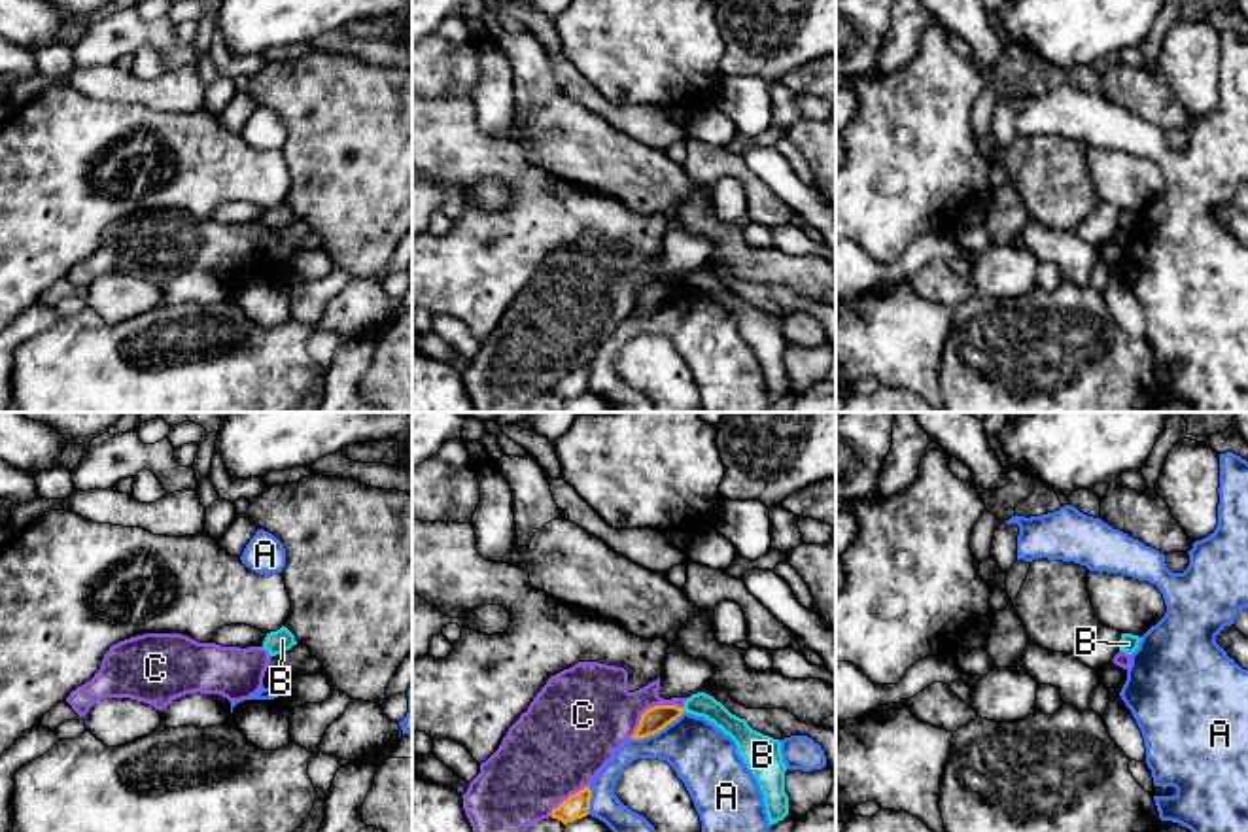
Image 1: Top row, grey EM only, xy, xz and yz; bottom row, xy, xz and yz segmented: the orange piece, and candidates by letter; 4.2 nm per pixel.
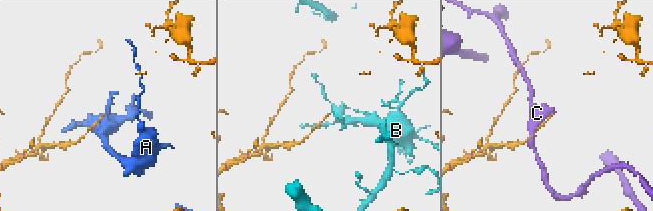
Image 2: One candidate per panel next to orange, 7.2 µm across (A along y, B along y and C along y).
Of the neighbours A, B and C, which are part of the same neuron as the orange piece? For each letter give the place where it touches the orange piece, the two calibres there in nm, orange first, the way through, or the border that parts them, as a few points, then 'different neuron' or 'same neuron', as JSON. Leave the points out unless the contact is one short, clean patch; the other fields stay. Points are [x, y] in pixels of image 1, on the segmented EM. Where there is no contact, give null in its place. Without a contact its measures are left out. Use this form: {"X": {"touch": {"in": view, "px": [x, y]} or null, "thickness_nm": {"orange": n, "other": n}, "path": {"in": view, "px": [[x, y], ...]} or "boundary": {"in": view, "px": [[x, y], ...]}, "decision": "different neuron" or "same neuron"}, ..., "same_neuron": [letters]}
{"A": {"touch": {"in": "xz", "px": [657, 732]}, "thickness_nm": {"orange": 110, "other": 280}, "decision": "different neuron"}, "B": {"touch": {"in": "xz", "px": [683, 710]}, "thickness_nm": {"orange": 110, "other": 100}, "boundary": {"in": "xz", "px": [[681, 708], [685, 711]]}, "decision": "different neuron"}, "C": {"touch": {"in": "xz", "px": [651, 708]}, "thickness_nm": {"orange": 110, "other": 360}, "decision": "different neuron"}, "same_neuron": []}

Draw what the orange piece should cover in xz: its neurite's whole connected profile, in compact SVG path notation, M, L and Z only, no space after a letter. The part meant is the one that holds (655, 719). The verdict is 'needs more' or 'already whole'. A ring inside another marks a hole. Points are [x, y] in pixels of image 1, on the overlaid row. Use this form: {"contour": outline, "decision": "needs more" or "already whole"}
{"contour": "M654 705L641 715L639 726L632 739L643 739L658 734L667 724L677 720L685 713L683 707L677 705Z", "decision": "already whole"}

